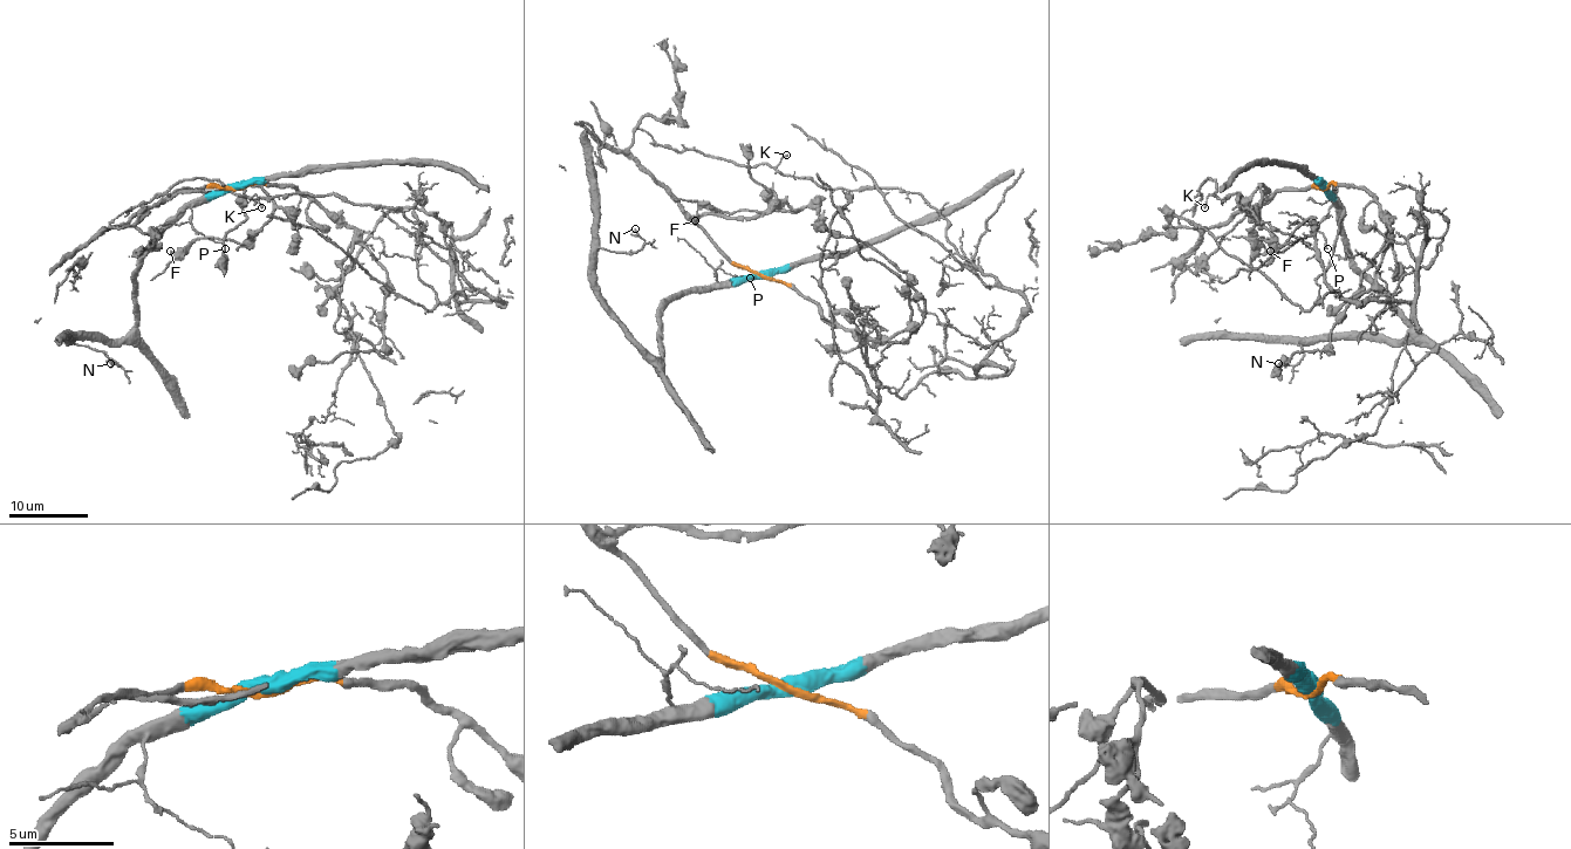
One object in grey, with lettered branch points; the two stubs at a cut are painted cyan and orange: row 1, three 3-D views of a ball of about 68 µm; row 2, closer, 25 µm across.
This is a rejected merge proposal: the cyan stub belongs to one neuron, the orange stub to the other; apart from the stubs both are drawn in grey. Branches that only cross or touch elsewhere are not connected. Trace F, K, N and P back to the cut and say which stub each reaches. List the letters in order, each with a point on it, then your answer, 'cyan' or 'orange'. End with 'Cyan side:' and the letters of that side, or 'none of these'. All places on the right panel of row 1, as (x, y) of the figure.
F: place (1270, 251); orange
K: place (1204, 207); orange
N: place (1278, 363); cyan
P: place (1327, 248); cyan
Cyan side: N, P

